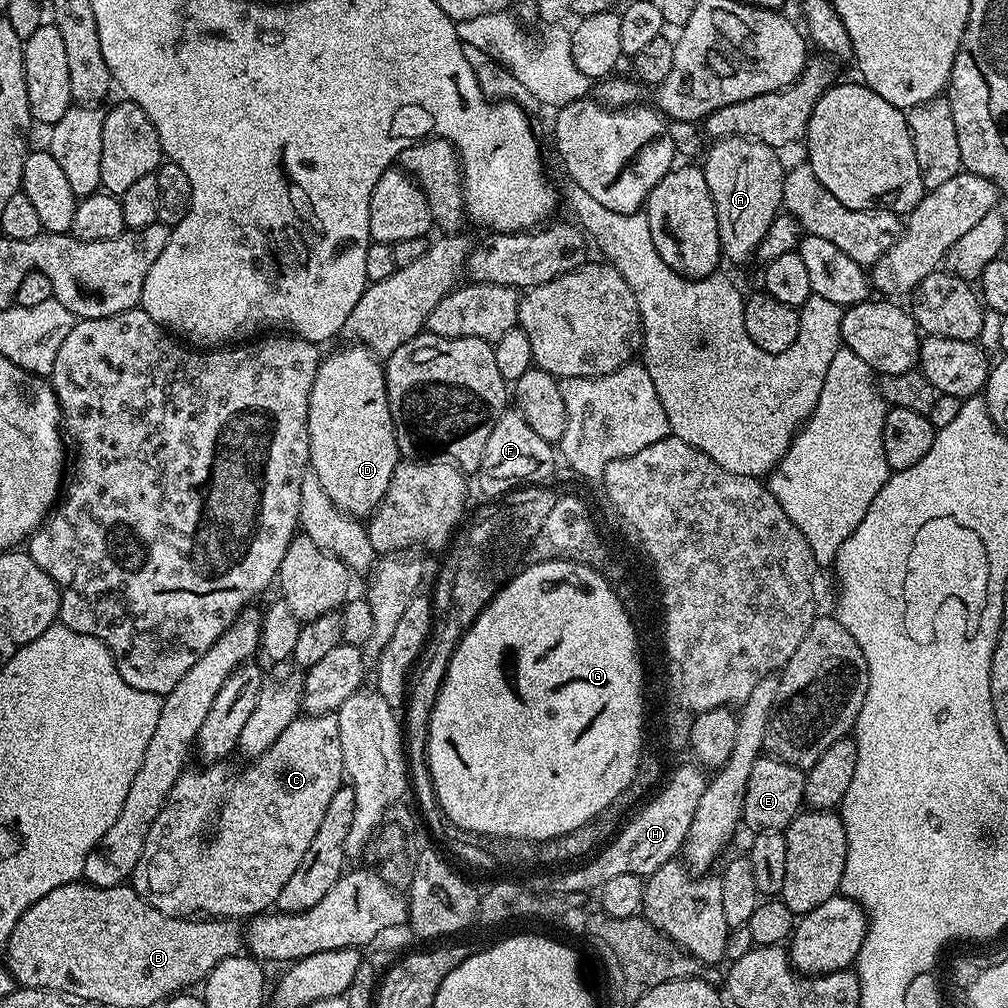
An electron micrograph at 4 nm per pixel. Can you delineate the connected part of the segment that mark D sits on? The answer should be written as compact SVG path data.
M356 346L353 348L356 348L353 352L332 352L329 356L327 353L316 368L316 377L308 395L308 459L311 475L316 476L318 482L322 482L322 490L326 490L326 494L330 494L330 502L334 502L334 506L338 506L350 516L367 518L375 512L377 506L382 502L382 498L386 494L386 486L390 486L390 478L402 457L400 447L396 441L394 422L390 414L390 402L386 394L386 382L384 381L384 370L381 361L363 347Z

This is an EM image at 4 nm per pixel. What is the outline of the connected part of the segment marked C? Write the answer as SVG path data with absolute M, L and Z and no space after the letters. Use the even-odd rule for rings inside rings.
M327 716L296 717L282 734L241 776L228 781L228 764L217 762L207 770L203 767L181 772L174 790L166 798L150 834L146 834L146 846L142 846L142 858L136 863L134 887L137 894L150 906L162 910L167 916L192 918L203 914L208 918L251 918L271 909L282 891L282 886L293 876L302 862L322 817L330 807L330 798L345 783L342 762L342 738L338 734L338 718ZM220 807L216 816L216 833L204 852L204 831L208 819Z

